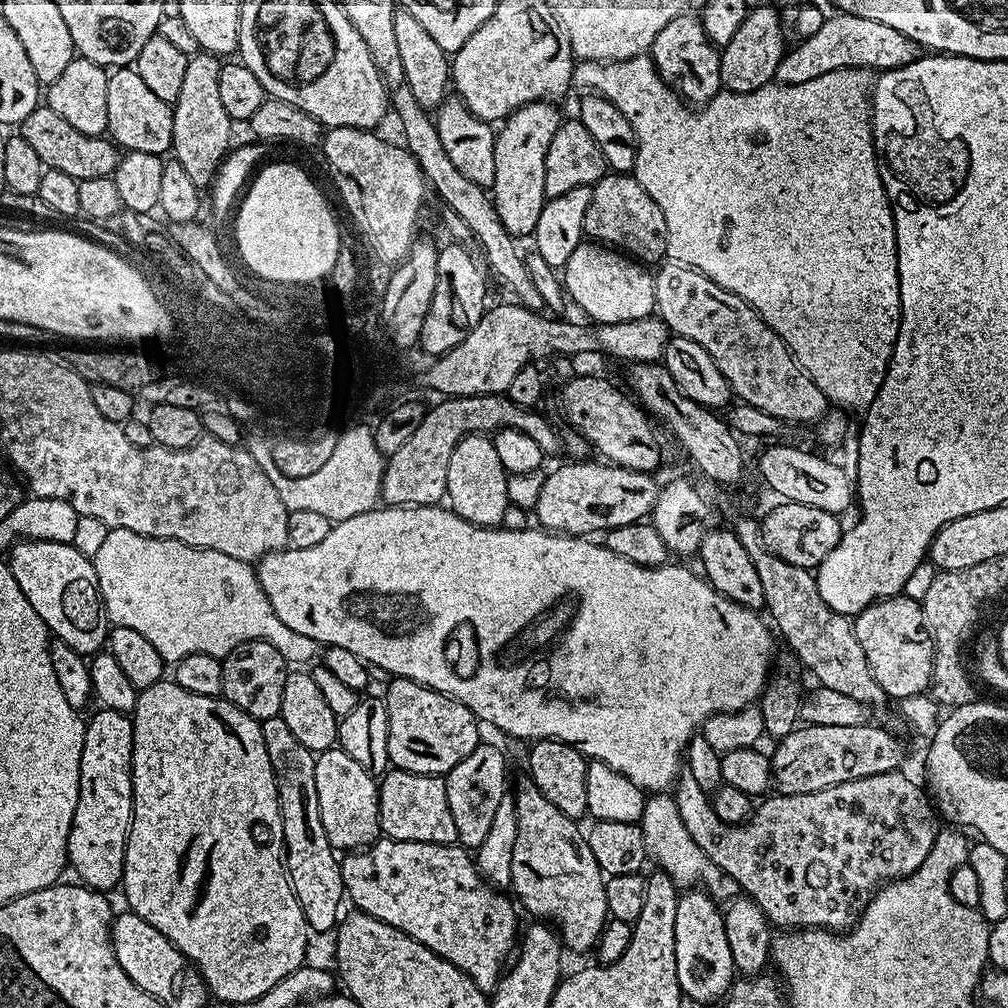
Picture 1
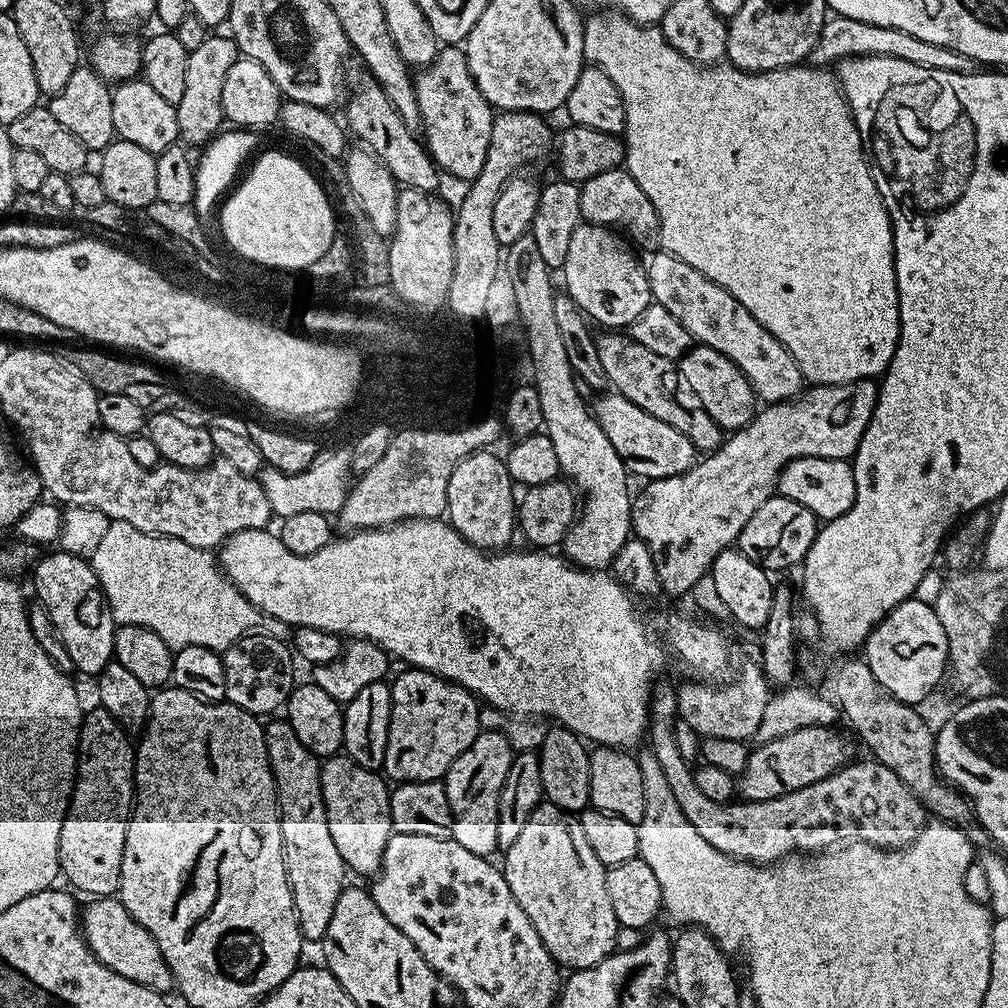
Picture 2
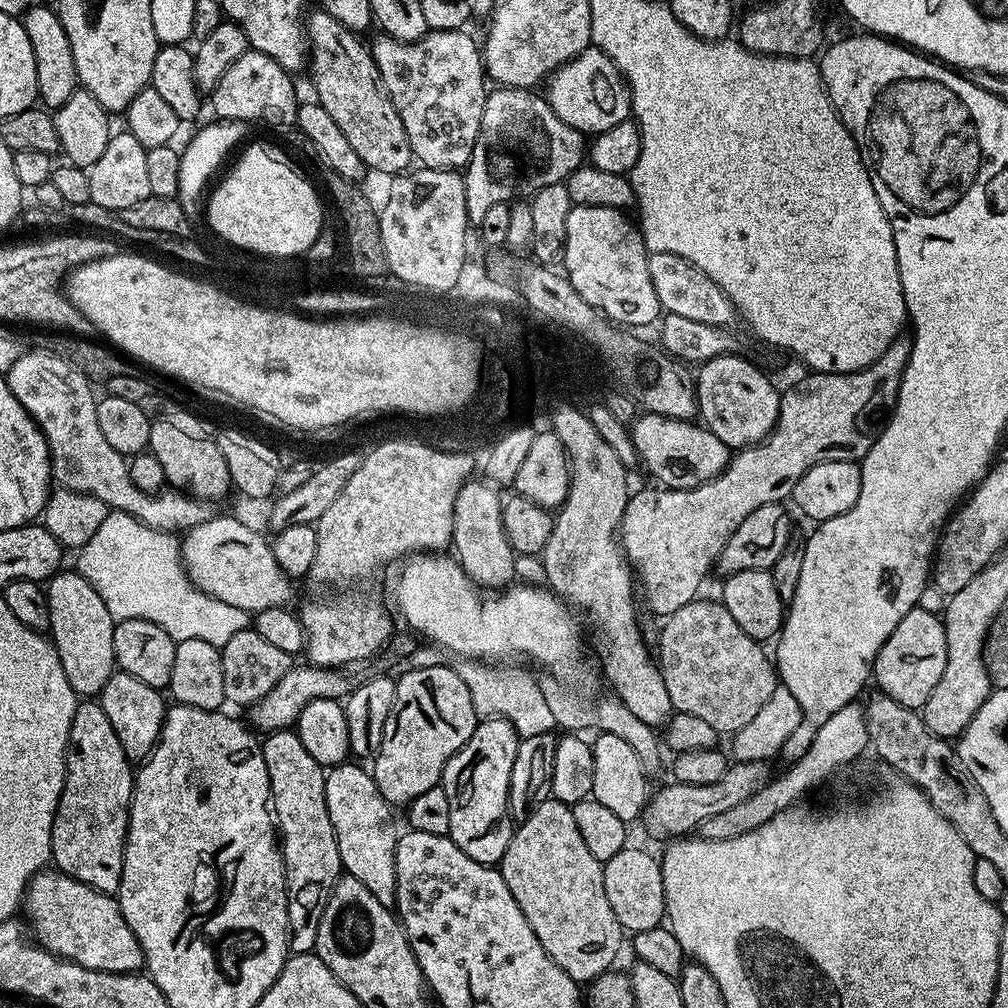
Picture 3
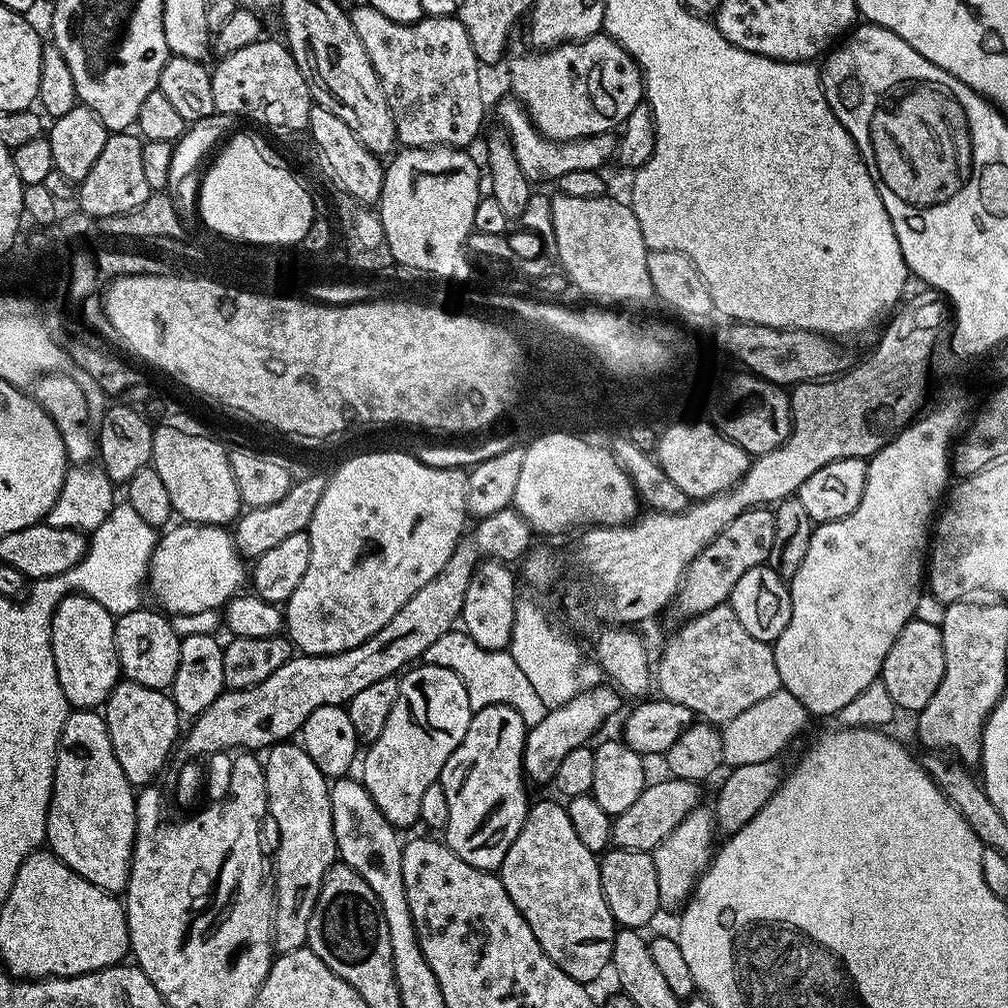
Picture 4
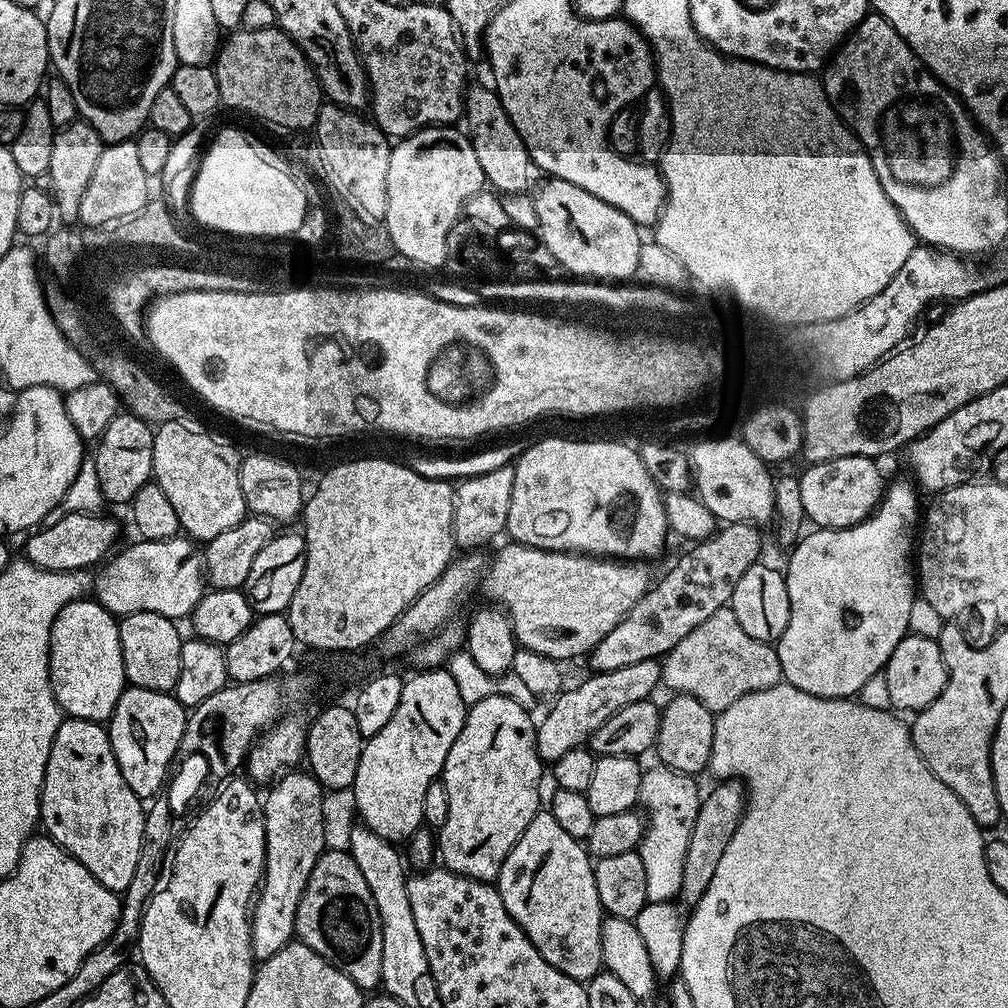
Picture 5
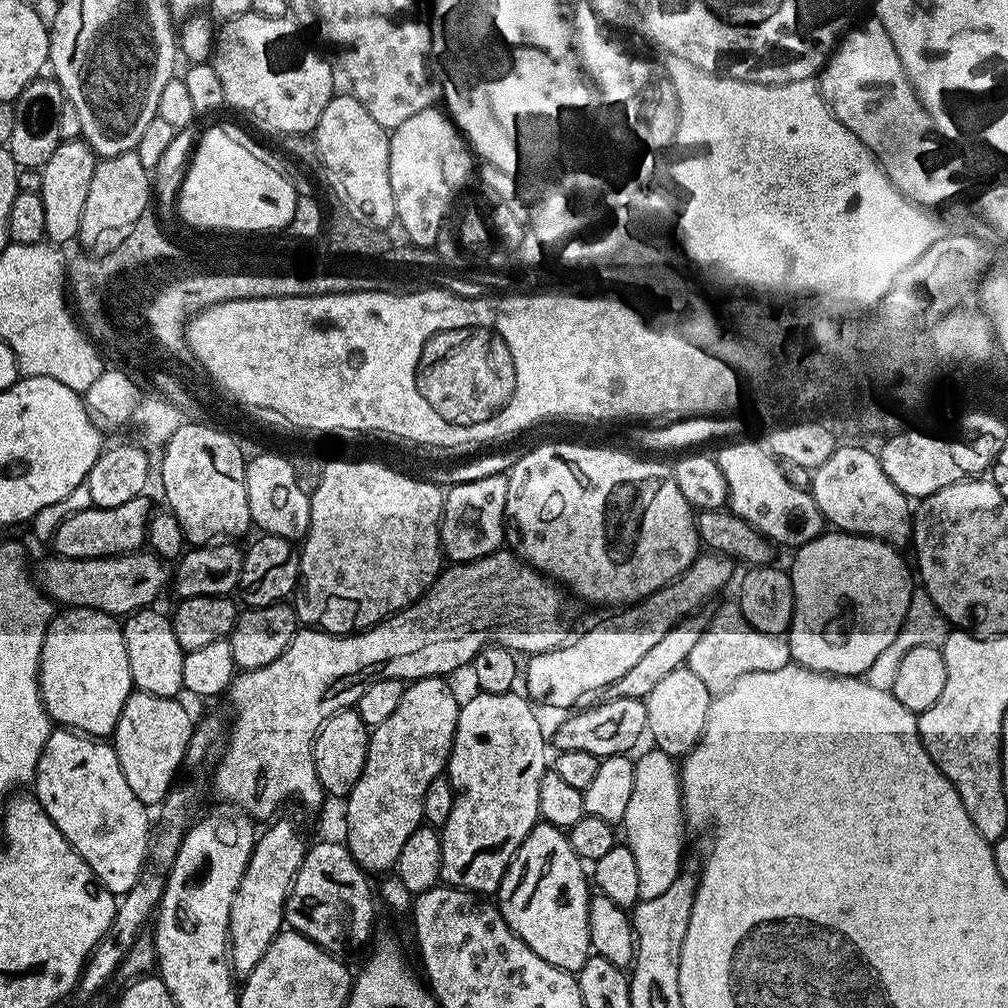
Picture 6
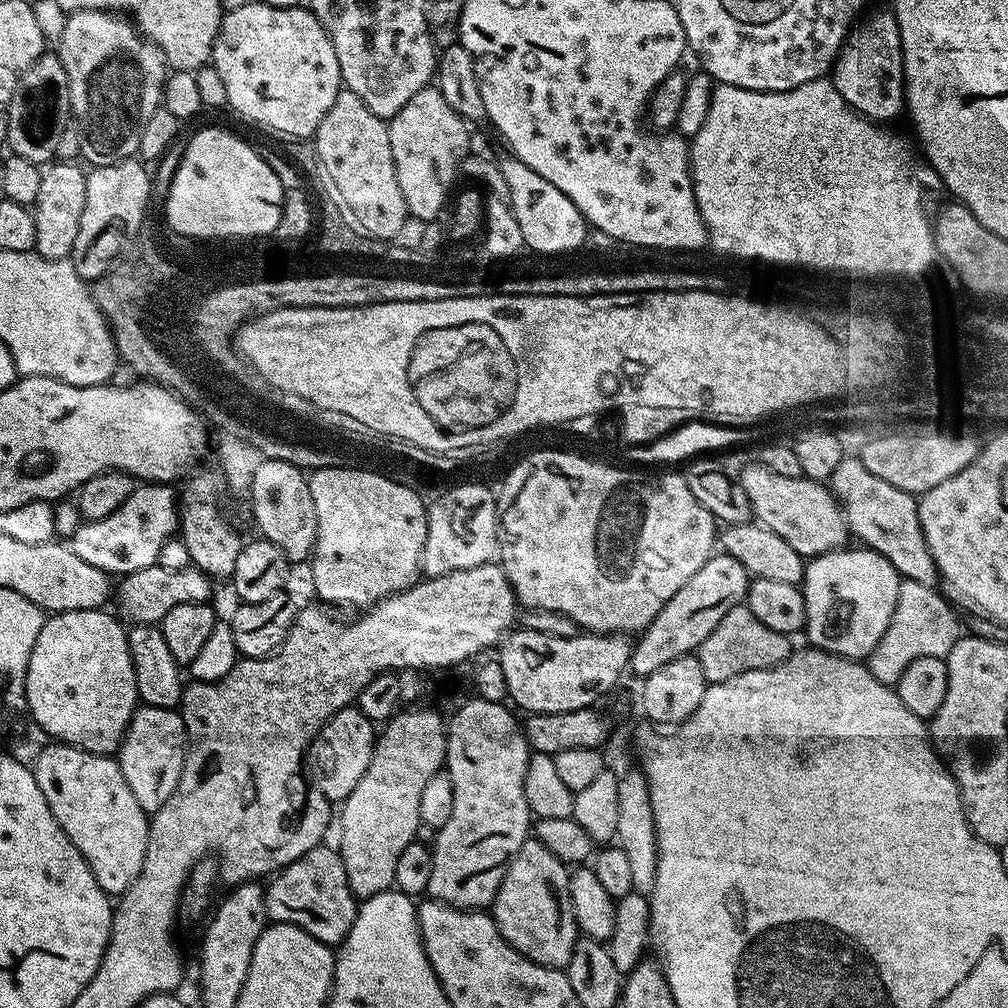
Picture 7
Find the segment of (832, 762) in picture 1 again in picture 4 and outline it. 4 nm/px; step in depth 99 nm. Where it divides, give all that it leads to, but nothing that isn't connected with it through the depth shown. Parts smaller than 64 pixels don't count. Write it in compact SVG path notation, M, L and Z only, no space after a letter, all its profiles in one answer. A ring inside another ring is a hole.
M667 778L657 784L649 783L638 794L638 798L622 814L618 814L612 821L612 844L622 850L652 853L667 836L669 836L690 814L690 810L701 807L701 785L695 780L678 780Z

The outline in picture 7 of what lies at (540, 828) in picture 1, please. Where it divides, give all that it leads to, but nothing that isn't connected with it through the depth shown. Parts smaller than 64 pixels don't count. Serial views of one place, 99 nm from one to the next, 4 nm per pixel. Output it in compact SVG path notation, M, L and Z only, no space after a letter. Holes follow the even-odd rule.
M529 838L522 850L514 854L502 878L502 886L490 905L490 915L496 921L502 938L506 938L506 942L514 946L518 954L547 968L567 969L570 954L574 954L578 939L576 919L570 902L569 875L566 865L554 854L550 854L542 842Z

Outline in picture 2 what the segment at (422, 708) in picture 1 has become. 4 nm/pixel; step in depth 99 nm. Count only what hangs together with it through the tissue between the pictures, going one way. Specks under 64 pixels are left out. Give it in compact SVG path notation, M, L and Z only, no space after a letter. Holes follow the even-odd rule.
M414 667L404 671L408 672L402 673L390 684L392 717L382 772L392 782L440 780L447 776L452 763L480 735L481 705L477 697L462 686L435 676L432 672L423 672Z

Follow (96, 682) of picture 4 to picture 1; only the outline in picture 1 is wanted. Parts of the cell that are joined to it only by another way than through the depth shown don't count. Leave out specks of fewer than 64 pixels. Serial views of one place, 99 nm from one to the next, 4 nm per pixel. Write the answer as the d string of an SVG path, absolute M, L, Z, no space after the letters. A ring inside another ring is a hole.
M21 540L12 545L6 563L12 569L14 582L26 594L26 602L34 606L38 618L42 618L55 639L86 658L105 647L110 623L101 600L95 566L89 557L82 555L73 544Z

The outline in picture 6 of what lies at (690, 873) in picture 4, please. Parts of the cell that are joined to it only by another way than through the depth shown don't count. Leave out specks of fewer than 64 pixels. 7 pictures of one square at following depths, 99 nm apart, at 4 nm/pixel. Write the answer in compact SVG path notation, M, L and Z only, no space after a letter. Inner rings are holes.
M655 746L649 747L649 752L635 757L634 790L630 794L630 802L626 806L626 814L622 821L622 840L627 844L630 854L634 854L634 866L638 870L640 900L658 898L658 894L664 893L670 887L670 882L674 882L682 867L682 857L685 855L684 832L686 833L684 799L680 793L680 771L677 761Z

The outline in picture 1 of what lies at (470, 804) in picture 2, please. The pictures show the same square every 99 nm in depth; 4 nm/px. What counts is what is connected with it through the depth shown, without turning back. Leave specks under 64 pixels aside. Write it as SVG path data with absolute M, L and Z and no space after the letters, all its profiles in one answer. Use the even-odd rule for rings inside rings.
M482 742L458 766L454 766L446 779L446 798L450 802L450 814L454 814L454 826L458 826L457 841L465 849L475 850L482 846L486 834L490 830L490 821L494 819L494 813L498 810L498 802L506 794L504 779L508 776L508 768L504 765L504 756L488 742Z

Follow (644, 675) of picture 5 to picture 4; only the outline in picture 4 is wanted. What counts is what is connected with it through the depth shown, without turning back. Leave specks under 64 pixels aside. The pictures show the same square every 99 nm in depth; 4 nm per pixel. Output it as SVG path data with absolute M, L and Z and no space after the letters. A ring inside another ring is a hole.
M600 683L596 688L580 692L564 705L550 708L542 722L529 727L524 737L524 774L536 784L551 785L558 774L558 765L570 750L585 747L588 739L620 708L622 696L615 687Z

